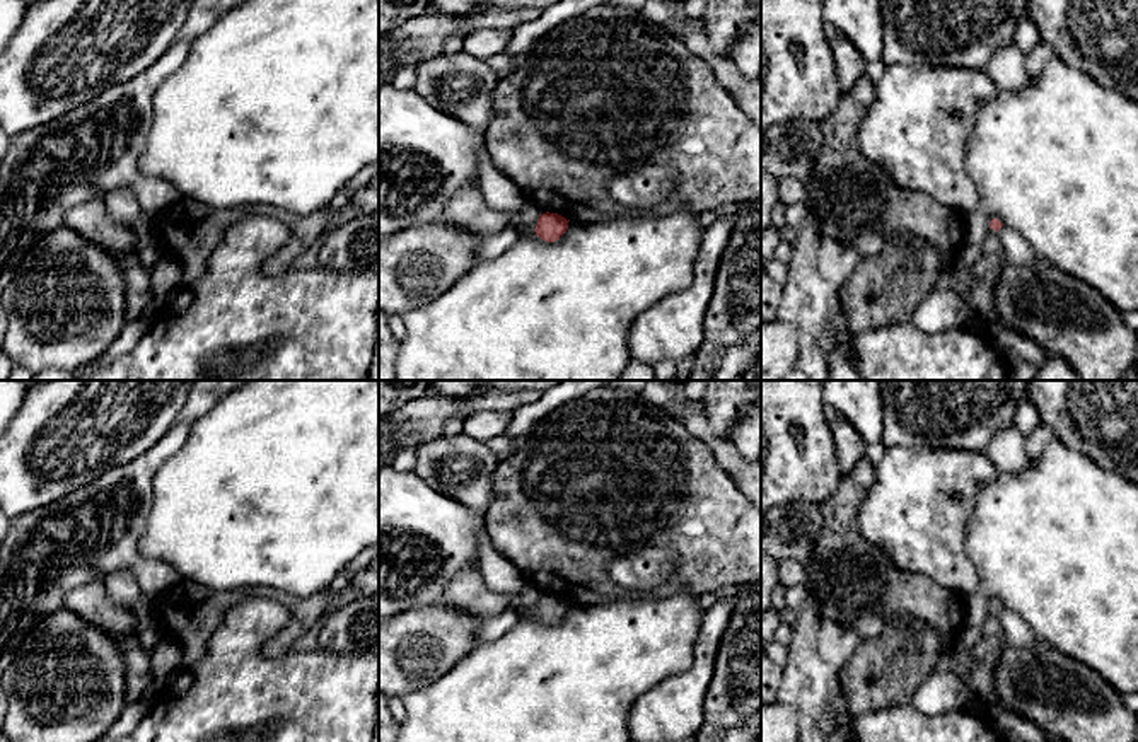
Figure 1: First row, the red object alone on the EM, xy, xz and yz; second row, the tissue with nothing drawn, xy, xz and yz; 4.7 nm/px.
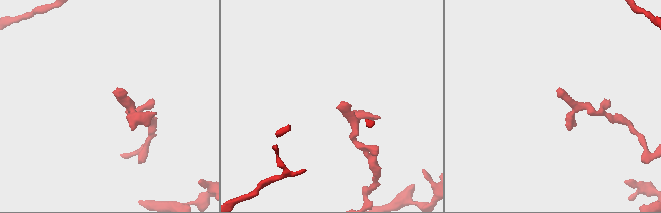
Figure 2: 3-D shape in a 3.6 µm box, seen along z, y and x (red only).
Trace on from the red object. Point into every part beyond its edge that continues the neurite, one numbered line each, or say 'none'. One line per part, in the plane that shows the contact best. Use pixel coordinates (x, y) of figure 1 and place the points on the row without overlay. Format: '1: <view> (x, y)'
none

